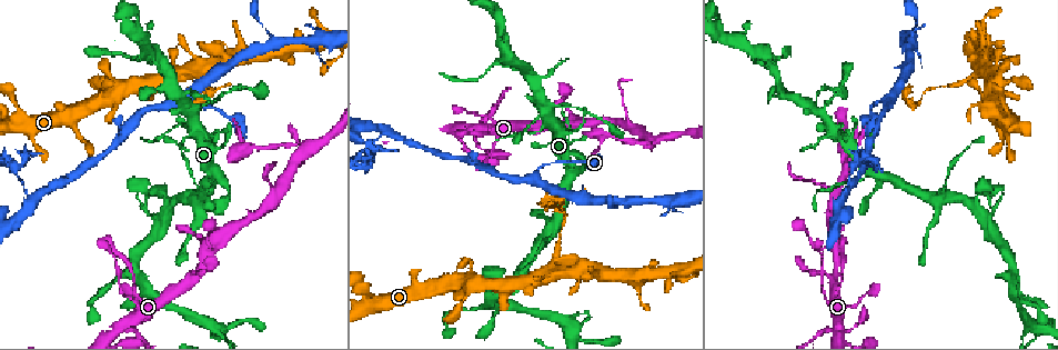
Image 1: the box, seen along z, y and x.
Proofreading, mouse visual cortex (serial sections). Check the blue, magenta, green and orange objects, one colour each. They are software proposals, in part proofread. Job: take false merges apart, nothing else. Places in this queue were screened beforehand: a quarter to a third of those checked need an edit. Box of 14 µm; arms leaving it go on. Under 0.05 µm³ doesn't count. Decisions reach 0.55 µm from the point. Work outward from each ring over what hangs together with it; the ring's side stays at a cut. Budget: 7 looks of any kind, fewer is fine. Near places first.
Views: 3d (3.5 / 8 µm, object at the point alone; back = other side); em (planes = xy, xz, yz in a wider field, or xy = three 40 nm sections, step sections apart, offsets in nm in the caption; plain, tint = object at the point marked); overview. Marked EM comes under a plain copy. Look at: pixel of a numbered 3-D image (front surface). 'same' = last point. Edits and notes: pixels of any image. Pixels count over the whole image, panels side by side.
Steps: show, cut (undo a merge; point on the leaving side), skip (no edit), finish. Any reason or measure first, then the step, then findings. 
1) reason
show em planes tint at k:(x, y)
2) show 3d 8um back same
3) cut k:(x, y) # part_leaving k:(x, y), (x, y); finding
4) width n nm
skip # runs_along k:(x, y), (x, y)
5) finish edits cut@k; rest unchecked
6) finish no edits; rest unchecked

abrupt turn
show 3d 3.5um at 1:(656, 138)

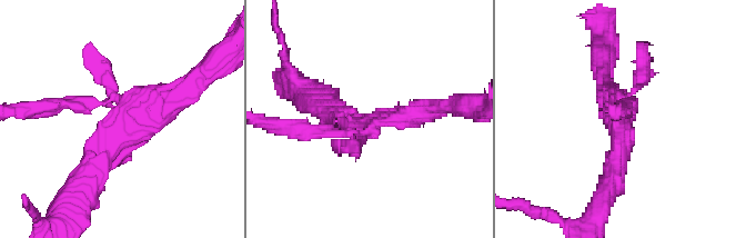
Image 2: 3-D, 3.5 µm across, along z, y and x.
show em xy step 3 tint at 2:(622, 126)

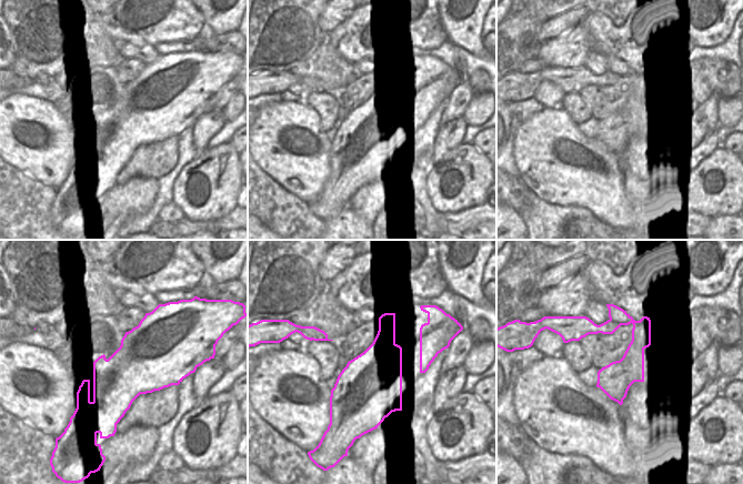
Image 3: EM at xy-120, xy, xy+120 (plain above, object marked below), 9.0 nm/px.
cut 2:(315, 130) # part_leaving 2:(354, 131), (282, 129), (275, 126); a second cell is stuck on

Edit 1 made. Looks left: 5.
show overview

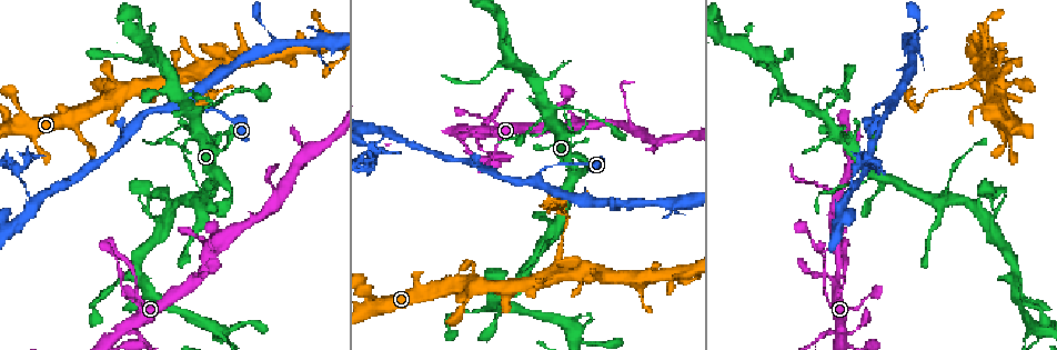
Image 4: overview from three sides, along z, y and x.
three arms meet
show 3d 3.5um at 4:(978, 76)

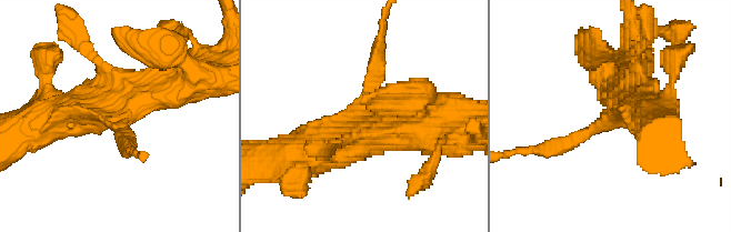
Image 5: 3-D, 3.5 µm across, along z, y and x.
show em xy step 5 tint at 5:(368, 124)

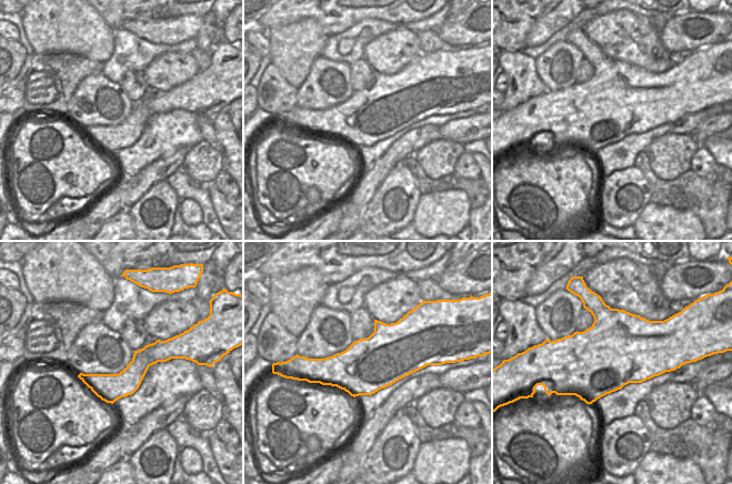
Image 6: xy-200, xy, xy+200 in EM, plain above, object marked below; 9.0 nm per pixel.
cut it another way
show em xy step 1 tint same

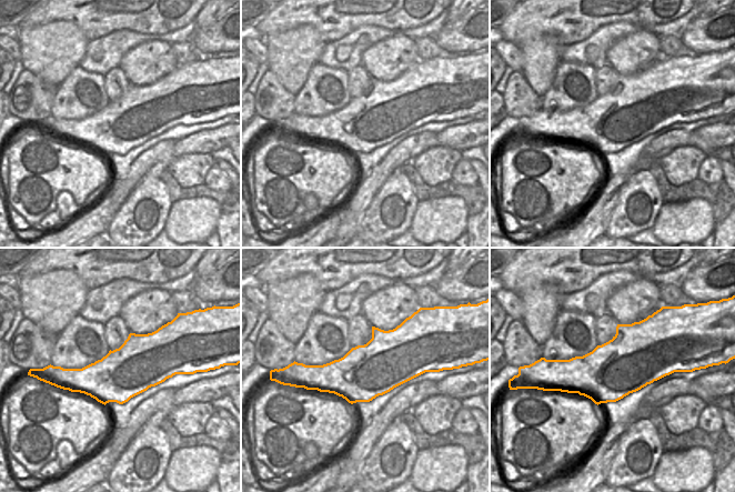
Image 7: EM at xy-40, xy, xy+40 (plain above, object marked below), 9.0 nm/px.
cut 5:(371, 64) # part_leaving 5:(596, 128), (548, 151), (519, 151); a second cell is stuck on

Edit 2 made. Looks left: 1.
finish edits cut@2, cut@5; rest unchecked

